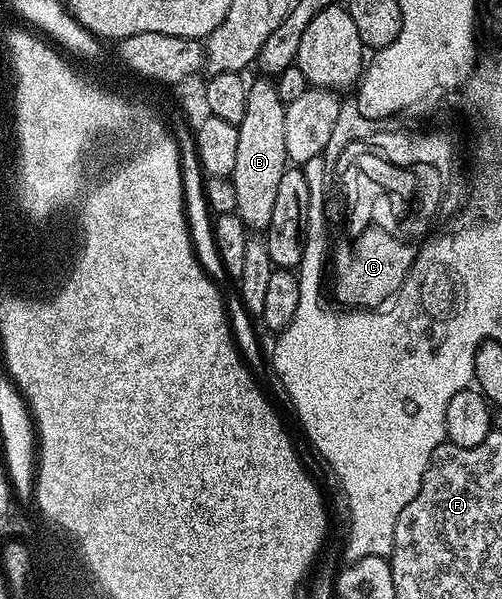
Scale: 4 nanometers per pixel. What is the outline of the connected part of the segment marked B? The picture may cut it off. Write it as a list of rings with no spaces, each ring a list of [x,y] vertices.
[[[260,78],[249,83],[243,121],[237,124],[239,146],[235,148],[235,169],[231,176],[235,185],[236,213],[253,233],[261,233],[268,228],[271,209],[275,209],[275,196],[279,193],[279,181],[283,181],[289,158],[283,141],[286,103],[279,101],[276,86],[268,78]]]

